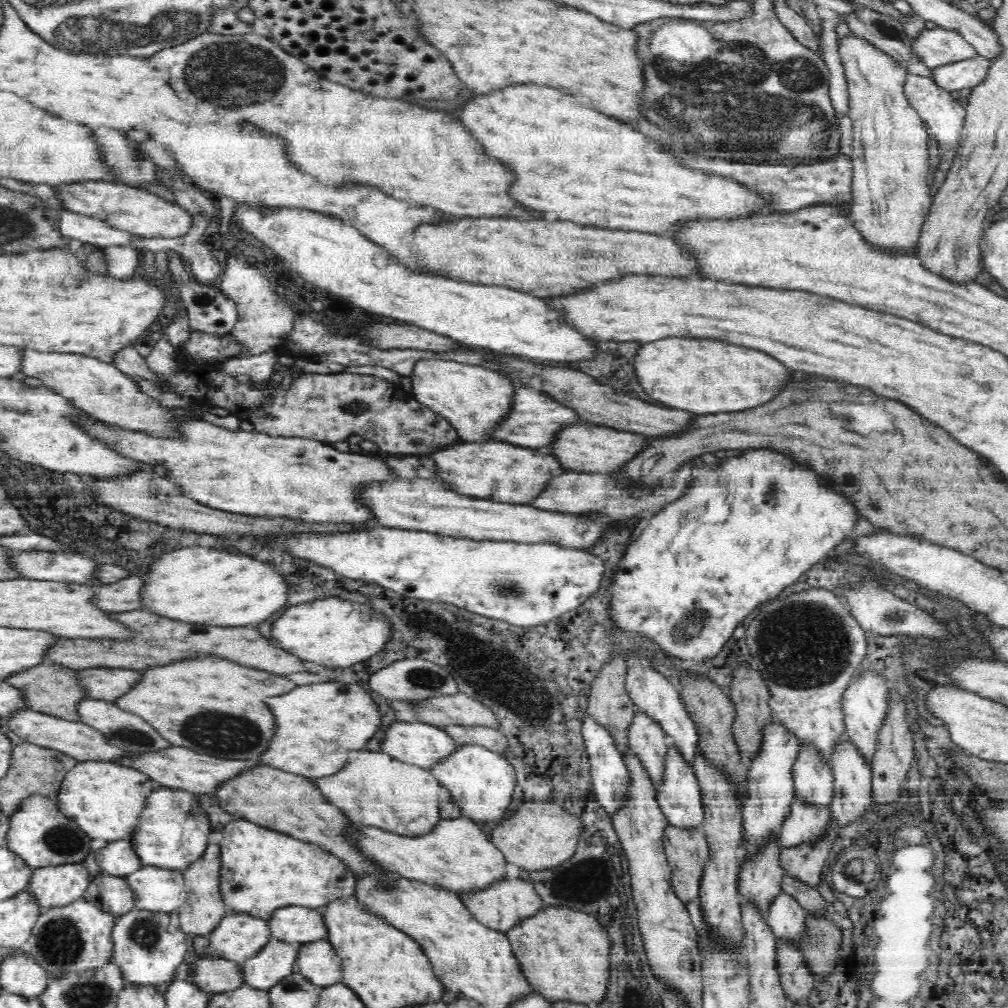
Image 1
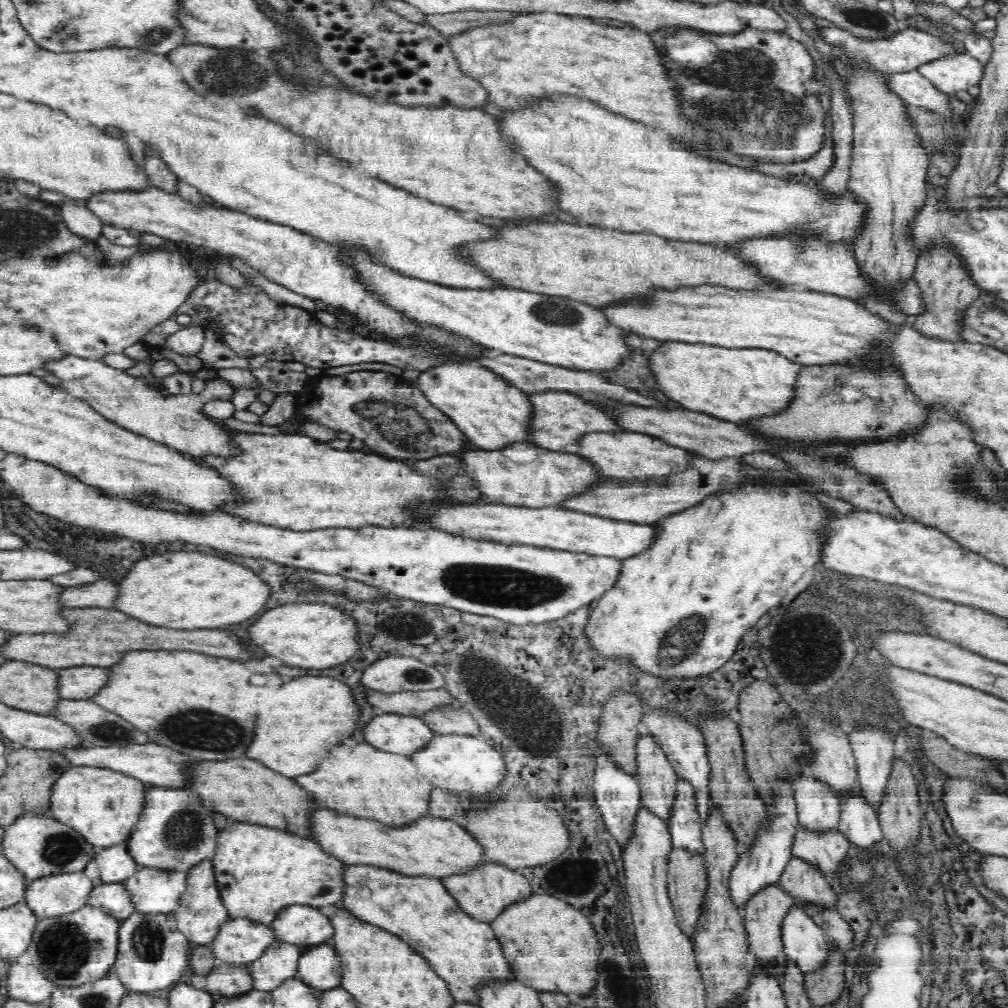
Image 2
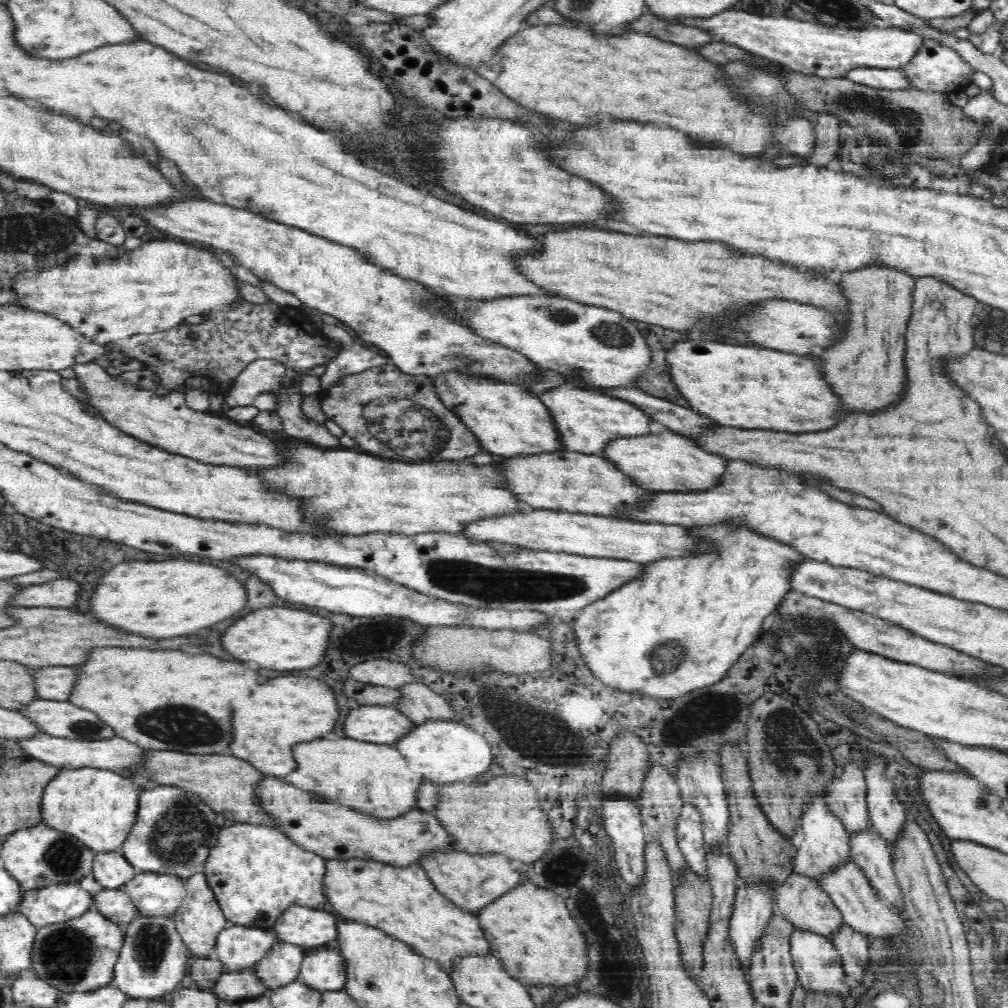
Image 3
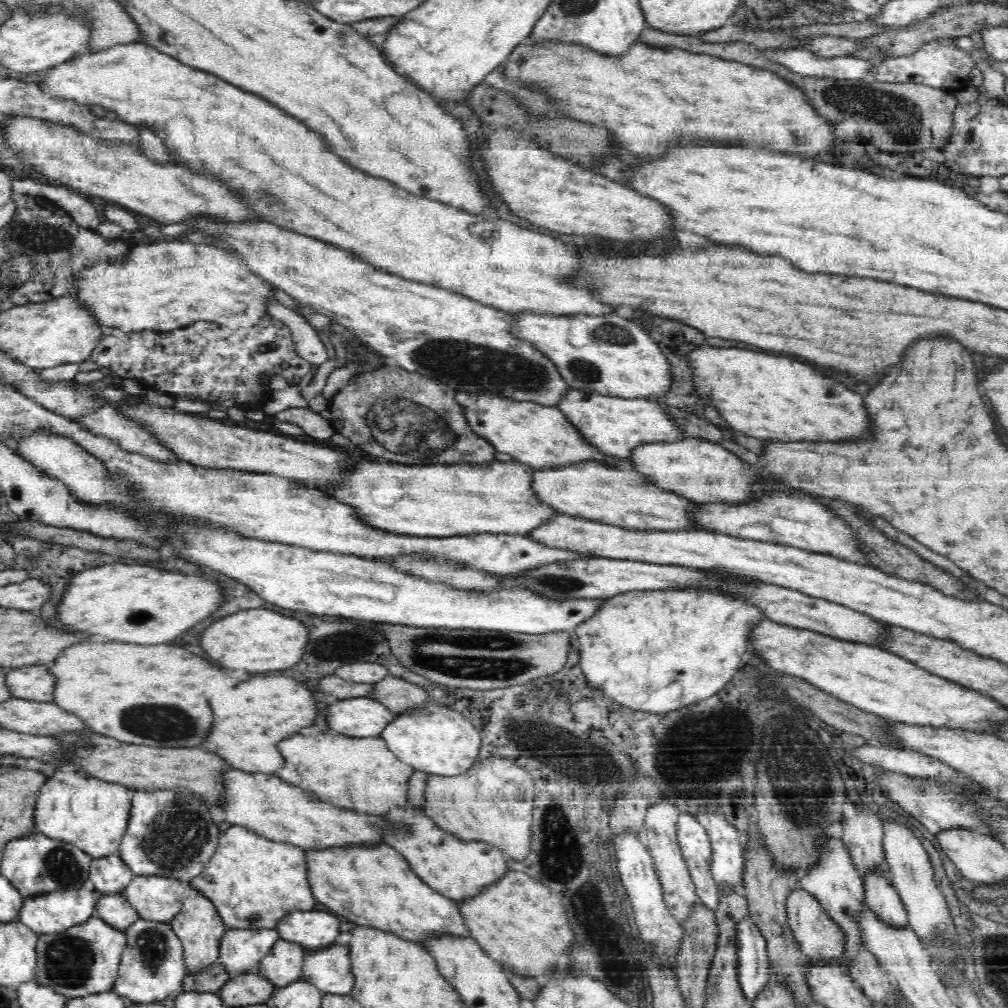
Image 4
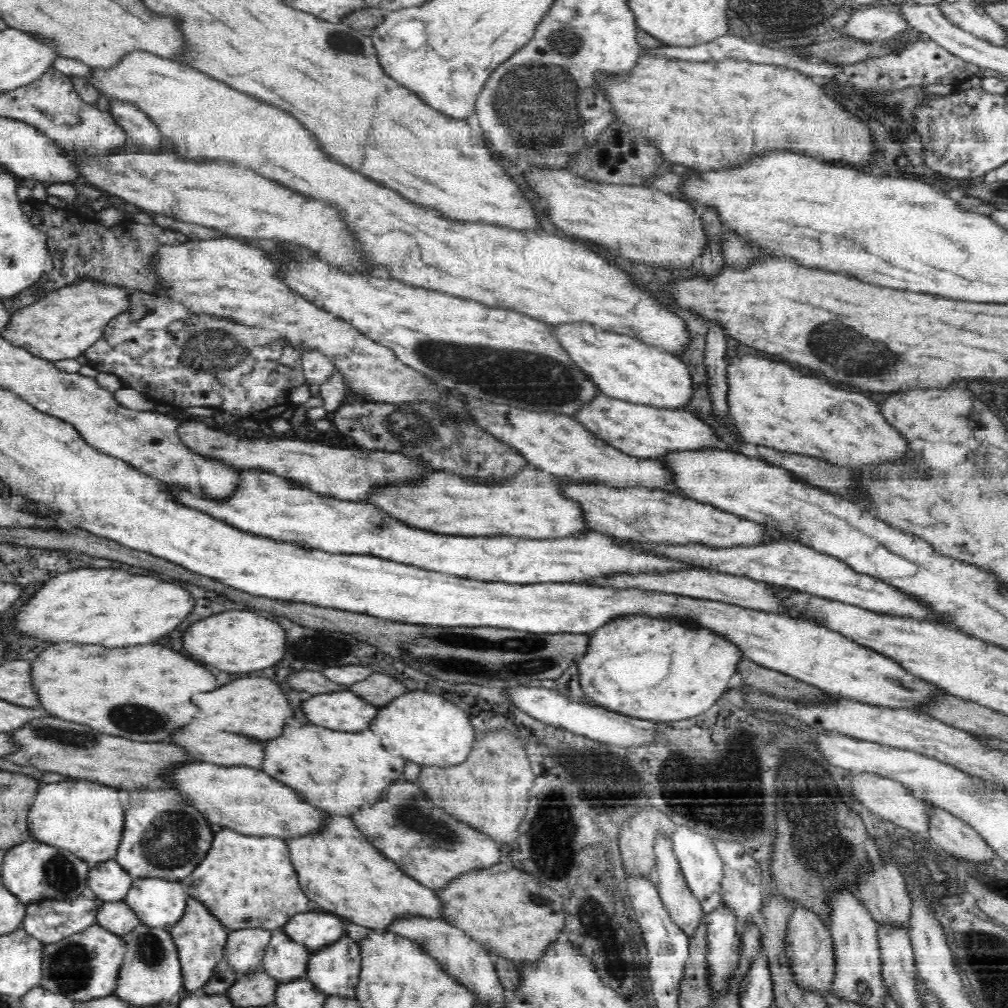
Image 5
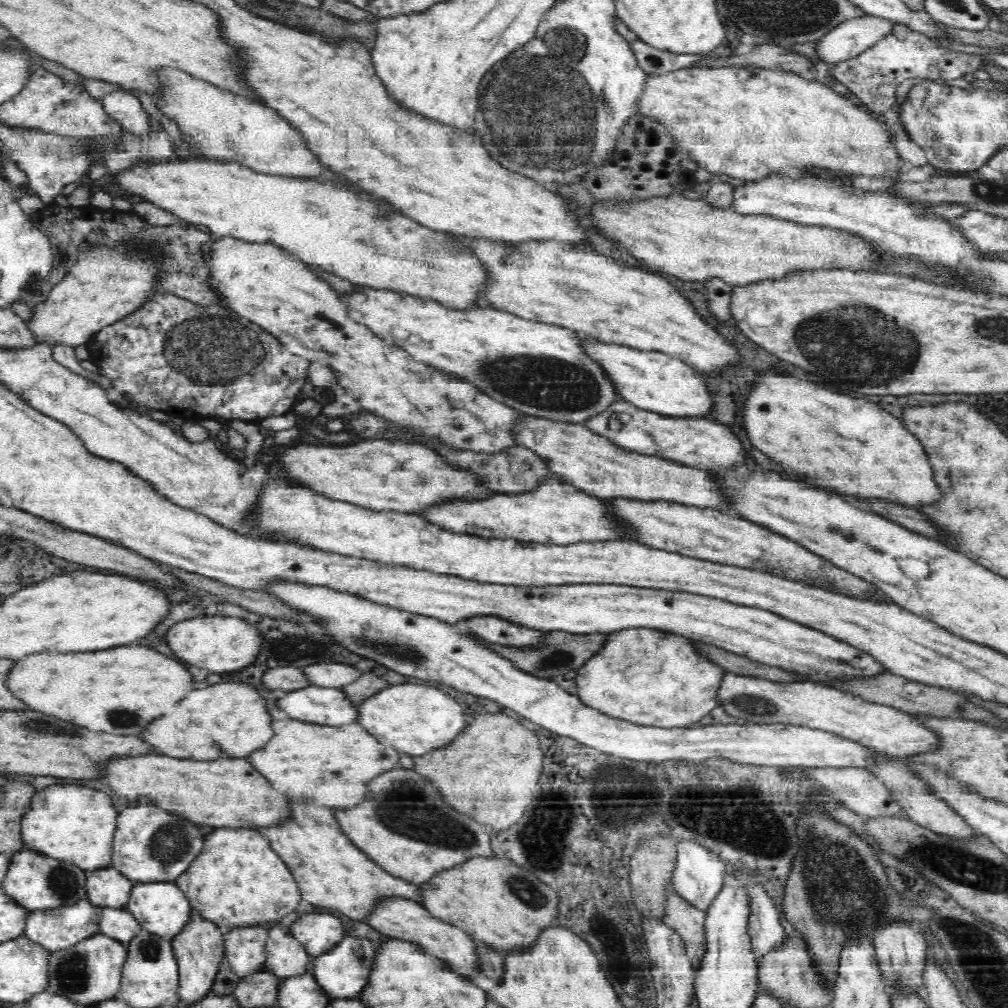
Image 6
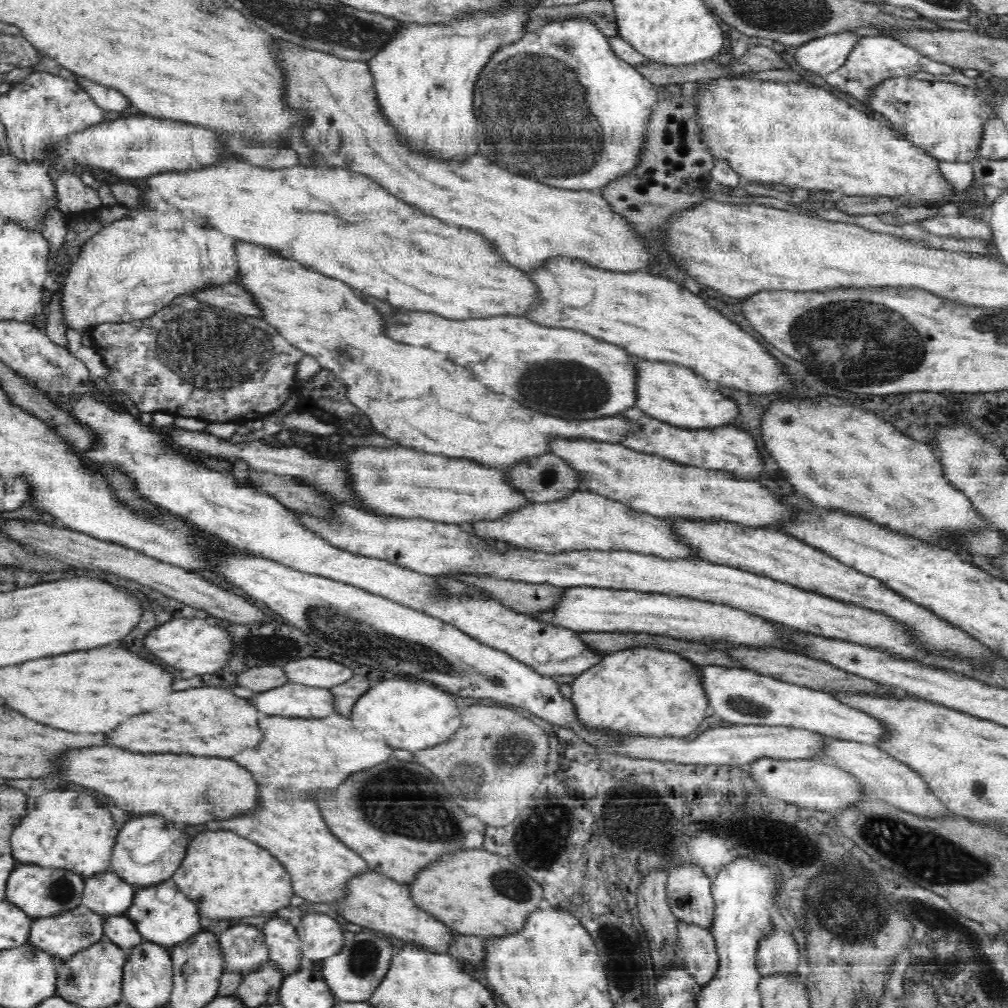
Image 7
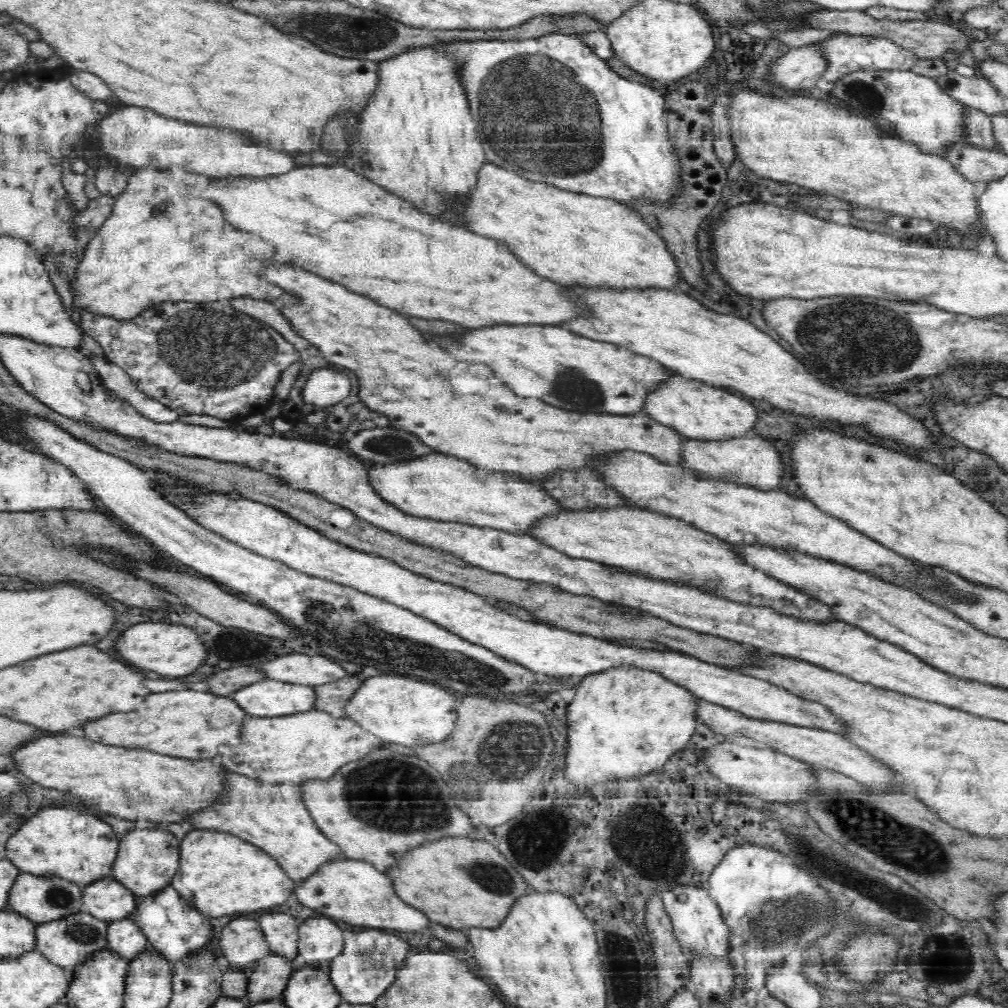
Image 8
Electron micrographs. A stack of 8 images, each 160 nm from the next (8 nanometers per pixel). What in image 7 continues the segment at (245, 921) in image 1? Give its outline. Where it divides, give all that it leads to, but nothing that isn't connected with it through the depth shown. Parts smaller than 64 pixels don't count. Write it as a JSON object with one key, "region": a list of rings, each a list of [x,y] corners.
{"region":[[[232,926],[219,934],[224,970],[240,976],[257,971],[269,960],[263,931],[254,926]]]}

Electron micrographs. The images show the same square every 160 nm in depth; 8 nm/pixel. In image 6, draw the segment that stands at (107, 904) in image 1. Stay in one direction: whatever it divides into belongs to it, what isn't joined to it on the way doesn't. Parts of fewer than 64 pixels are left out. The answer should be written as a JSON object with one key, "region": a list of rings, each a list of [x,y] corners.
{"region":[[[102,907],[99,916],[99,933],[108,934],[120,942],[126,943],[135,934],[142,931],[138,919],[125,907]]]}

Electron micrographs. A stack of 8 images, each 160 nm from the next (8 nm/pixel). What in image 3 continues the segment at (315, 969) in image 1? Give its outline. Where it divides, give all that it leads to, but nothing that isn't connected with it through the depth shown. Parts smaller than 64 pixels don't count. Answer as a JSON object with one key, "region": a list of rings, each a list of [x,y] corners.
{"region":[[[332,945],[312,947],[306,951],[299,970],[300,981],[319,991],[344,989],[346,973],[342,955]]]}

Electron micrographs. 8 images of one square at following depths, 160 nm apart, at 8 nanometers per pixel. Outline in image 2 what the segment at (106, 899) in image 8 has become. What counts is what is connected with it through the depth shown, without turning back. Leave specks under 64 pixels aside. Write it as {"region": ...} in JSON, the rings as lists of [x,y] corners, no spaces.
{"region":[[[127,841],[97,849],[94,860],[101,870],[102,882],[123,882],[140,868],[128,851]]]}

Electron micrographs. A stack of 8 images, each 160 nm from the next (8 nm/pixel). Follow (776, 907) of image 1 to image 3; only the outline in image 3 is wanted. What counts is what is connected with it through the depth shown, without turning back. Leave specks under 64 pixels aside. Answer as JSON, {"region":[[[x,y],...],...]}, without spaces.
{"region":[[[796,926],[790,934],[790,956],[797,972],[797,982],[807,990],[840,990],[846,997],[848,986],[844,985],[844,969],[838,951],[834,949],[828,937],[814,930]]]}

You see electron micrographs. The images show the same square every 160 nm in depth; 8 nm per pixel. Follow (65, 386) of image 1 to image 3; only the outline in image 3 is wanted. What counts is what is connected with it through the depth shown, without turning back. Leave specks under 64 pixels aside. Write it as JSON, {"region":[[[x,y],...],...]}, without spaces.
{"region":[[[94,361],[79,363],[72,366],[72,372],[76,374],[76,382],[80,384],[80,392],[86,396],[86,406],[96,408],[96,412],[106,419],[112,426],[118,427],[133,438],[140,439],[150,445],[162,447],[174,454],[186,455],[190,458],[214,465],[226,465],[231,467],[244,466],[270,466],[278,462],[274,456],[274,446],[270,446],[270,440],[259,435],[242,424],[224,418],[216,413],[196,411],[186,405],[185,391],[171,389],[166,395],[158,395],[156,391],[141,389],[120,376],[112,376],[107,370],[95,364]]]}

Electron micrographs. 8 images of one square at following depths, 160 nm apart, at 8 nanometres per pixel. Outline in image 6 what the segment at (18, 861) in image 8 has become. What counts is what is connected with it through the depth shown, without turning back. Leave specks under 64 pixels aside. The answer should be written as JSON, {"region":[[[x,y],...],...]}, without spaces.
{"region":[[[74,784],[45,787],[33,798],[27,814],[21,824],[22,836],[25,839],[24,848],[40,851],[44,855],[54,854],[54,858],[66,858],[89,872],[110,864],[112,858],[112,842],[117,829],[119,812],[114,810],[114,802],[106,792],[94,790],[88,786],[74,786]]]}

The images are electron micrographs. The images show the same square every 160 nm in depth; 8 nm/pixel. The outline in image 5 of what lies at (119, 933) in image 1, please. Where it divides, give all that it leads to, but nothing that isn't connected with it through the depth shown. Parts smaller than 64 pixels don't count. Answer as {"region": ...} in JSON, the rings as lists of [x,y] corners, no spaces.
{"region":[[[141,923],[123,937],[127,946],[114,994],[133,1007],[164,1005],[183,987],[182,965],[171,932]]]}

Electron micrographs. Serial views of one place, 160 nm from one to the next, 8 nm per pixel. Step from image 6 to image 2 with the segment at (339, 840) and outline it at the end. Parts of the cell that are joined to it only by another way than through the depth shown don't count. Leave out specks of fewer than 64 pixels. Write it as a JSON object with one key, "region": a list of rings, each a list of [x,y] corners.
{"region":[[[349,865],[345,879],[347,891],[340,904],[410,943],[446,981],[455,1001],[480,1005],[482,988],[516,981],[494,928],[463,911],[443,881],[407,877],[372,865]]]}

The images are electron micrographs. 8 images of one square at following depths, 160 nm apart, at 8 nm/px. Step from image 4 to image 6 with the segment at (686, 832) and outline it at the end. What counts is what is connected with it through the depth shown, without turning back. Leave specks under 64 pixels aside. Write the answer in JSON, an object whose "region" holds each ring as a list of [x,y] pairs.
{"region":[[[680,840],[677,844],[677,862],[671,878],[678,894],[705,911],[710,903],[724,890],[726,878],[726,860],[716,850],[710,850],[692,840]]]}

